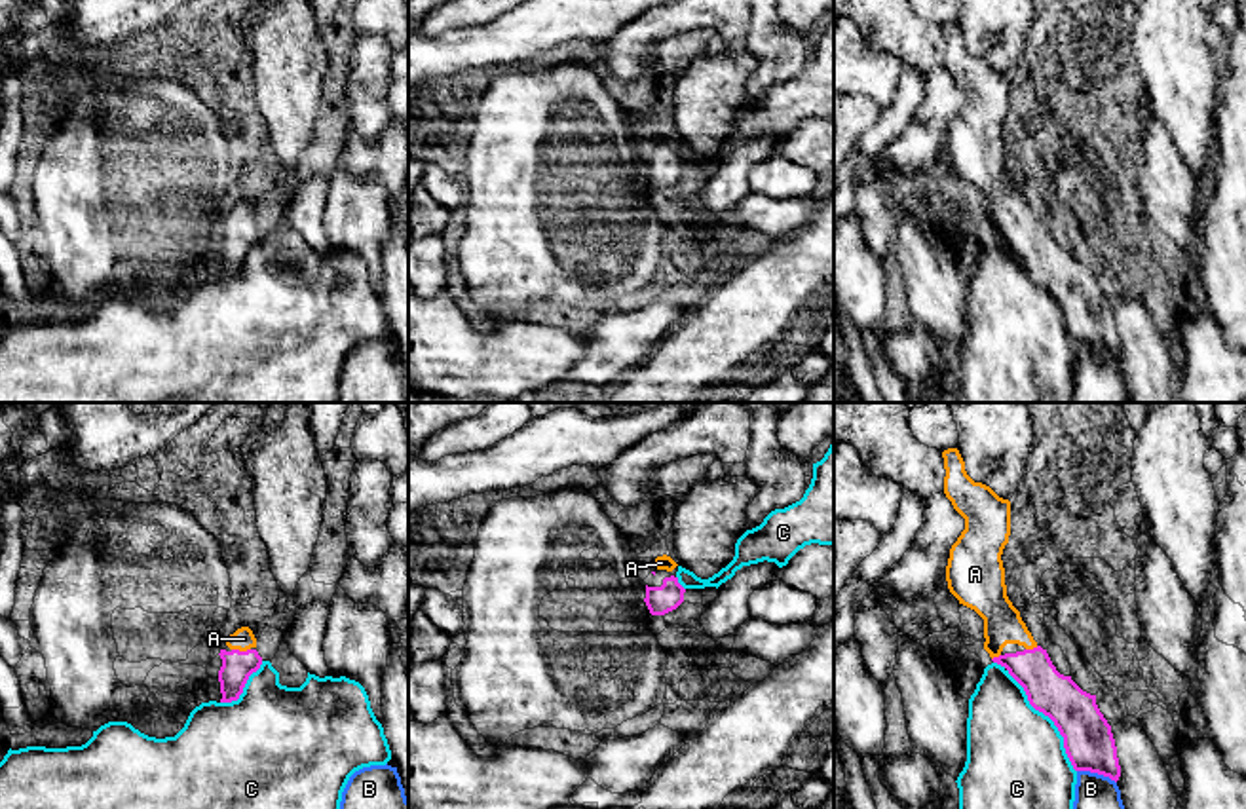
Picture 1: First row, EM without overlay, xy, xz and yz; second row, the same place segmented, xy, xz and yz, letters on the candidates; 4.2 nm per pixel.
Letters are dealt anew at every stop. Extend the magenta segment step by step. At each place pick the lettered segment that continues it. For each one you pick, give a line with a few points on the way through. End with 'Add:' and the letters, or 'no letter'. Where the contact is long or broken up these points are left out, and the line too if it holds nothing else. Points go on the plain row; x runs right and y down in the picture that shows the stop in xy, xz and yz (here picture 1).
A: runs through xy (238, 240), (242, 226), (244, 213)
Add: A

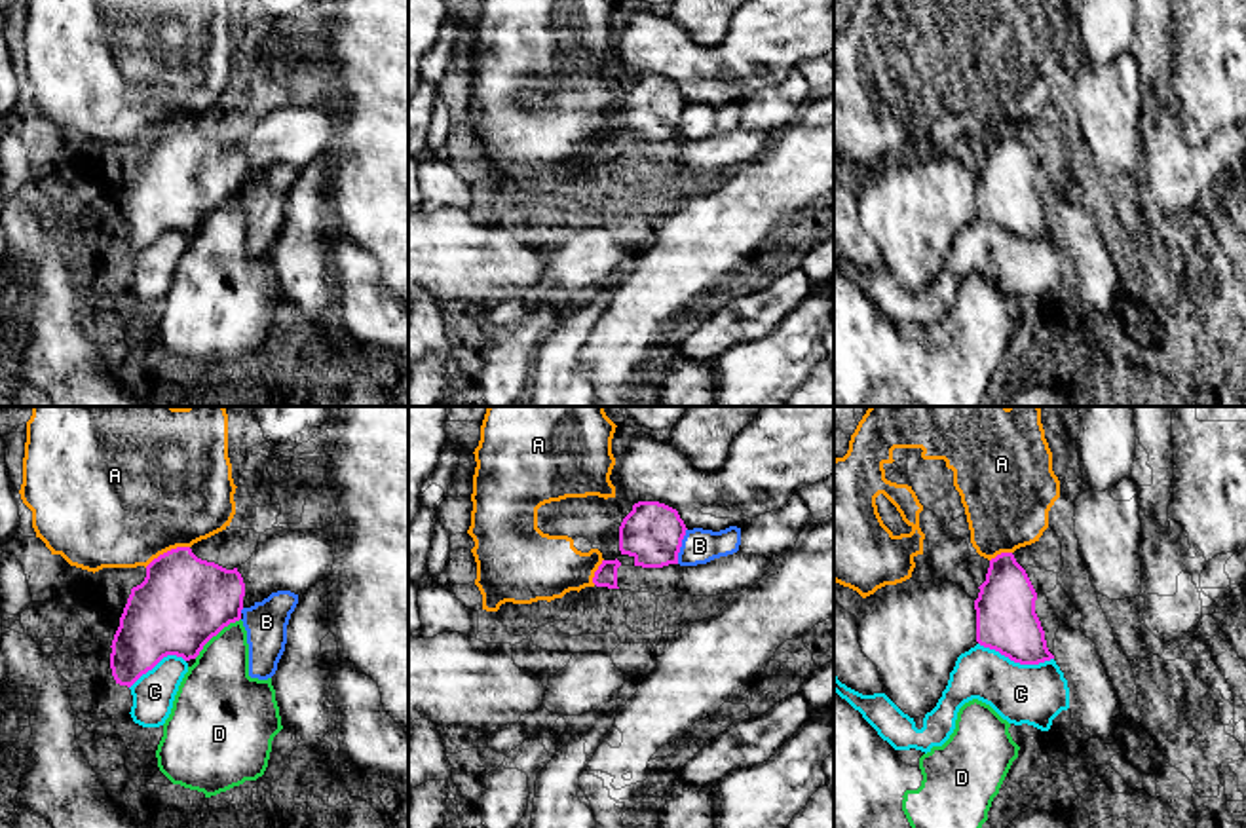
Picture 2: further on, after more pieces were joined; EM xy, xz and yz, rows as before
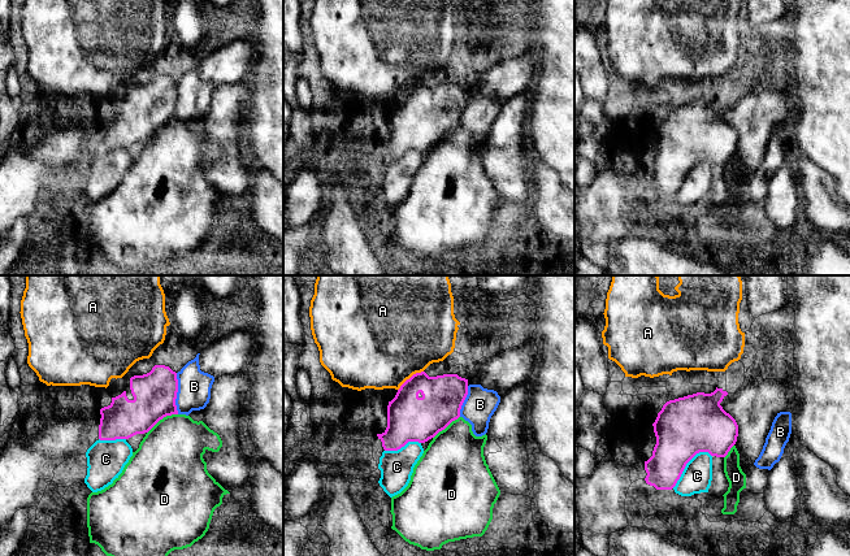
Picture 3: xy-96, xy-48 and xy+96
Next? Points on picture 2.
Add: no letter

